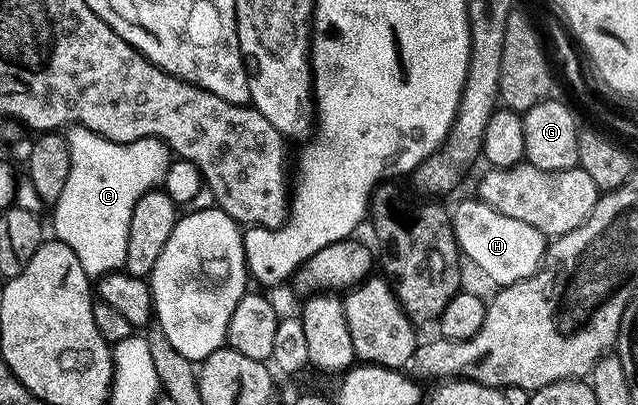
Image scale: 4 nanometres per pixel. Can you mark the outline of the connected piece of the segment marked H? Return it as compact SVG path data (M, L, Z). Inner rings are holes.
M473 201L453 208L454 235L461 254L466 255L495 283L495 288L516 287L543 270L548 259L548 237L524 221L512 221L504 213L496 213L487 203Z

